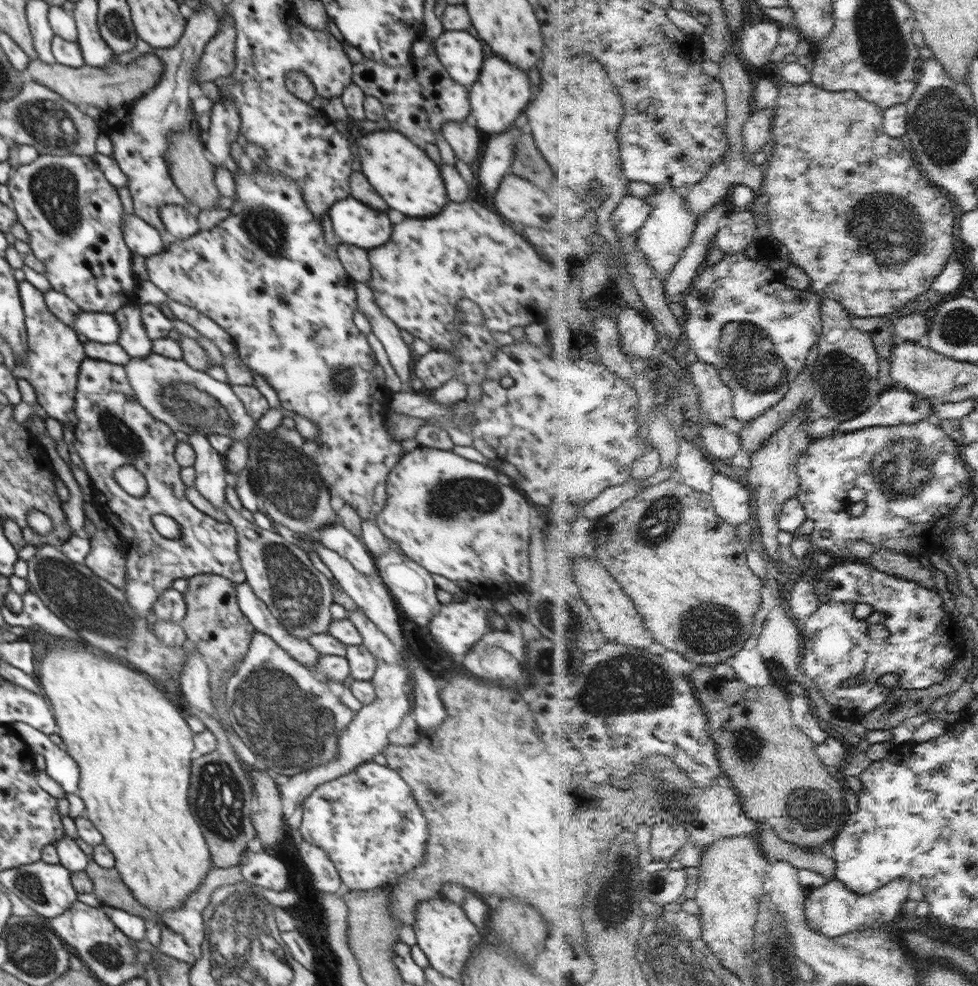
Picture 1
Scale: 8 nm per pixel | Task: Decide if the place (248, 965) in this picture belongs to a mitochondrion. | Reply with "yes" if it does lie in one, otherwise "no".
yes

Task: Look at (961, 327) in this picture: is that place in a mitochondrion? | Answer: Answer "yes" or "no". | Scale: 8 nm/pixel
yes

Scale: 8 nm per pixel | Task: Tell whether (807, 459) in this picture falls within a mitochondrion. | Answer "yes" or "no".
no

